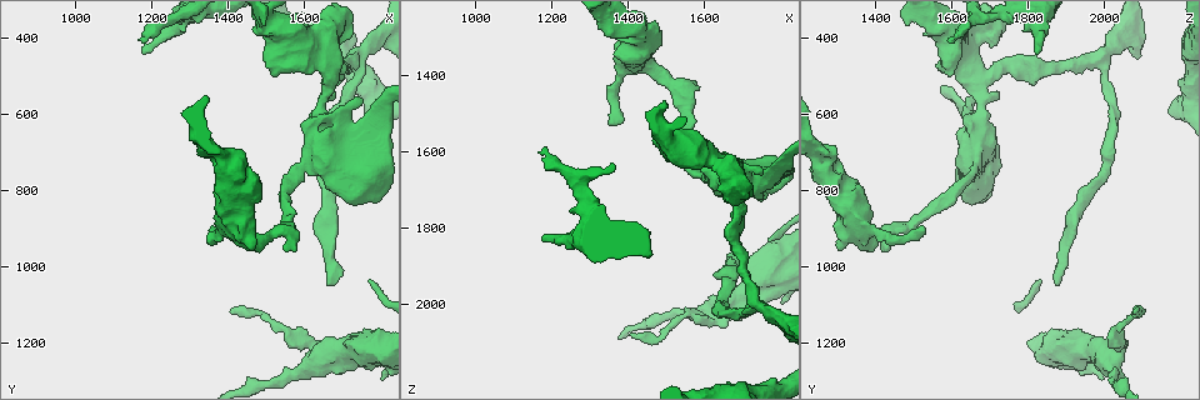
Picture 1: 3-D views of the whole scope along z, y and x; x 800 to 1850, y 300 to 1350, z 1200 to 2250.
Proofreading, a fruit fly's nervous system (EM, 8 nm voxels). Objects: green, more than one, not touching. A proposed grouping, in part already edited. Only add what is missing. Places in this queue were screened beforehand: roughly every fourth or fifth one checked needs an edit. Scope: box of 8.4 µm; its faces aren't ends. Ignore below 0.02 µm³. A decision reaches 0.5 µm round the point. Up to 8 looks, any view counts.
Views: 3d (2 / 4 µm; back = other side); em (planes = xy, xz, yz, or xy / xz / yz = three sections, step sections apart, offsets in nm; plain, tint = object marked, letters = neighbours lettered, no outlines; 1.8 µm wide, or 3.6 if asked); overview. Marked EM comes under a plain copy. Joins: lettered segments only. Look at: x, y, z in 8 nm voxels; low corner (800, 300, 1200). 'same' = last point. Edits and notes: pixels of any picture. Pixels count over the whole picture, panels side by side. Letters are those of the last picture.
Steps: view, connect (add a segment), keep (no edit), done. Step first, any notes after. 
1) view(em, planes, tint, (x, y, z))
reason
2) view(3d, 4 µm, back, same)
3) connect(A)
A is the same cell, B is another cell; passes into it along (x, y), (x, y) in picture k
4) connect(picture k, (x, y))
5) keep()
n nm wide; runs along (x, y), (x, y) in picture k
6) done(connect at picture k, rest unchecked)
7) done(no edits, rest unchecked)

view(3d, 4 µm, (1180, 405, 1580))
branch stops here

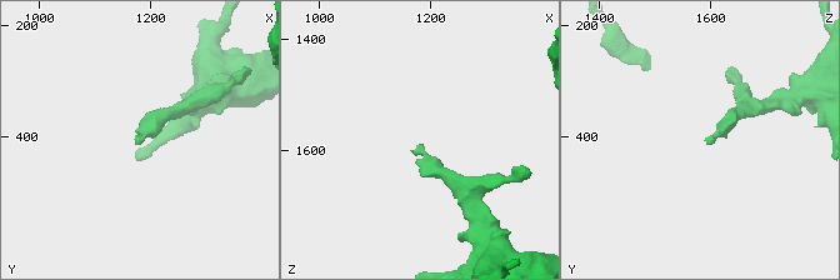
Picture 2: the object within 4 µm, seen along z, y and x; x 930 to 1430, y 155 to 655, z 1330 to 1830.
view(em, xy, step 16, tint, (1185, 400, 1590))

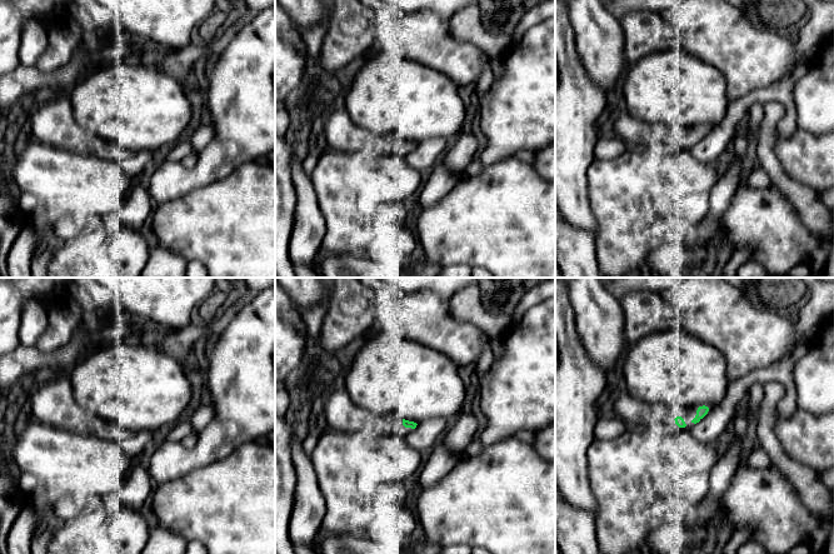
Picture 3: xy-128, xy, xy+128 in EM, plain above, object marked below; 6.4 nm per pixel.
view(em, planes, letters, same)

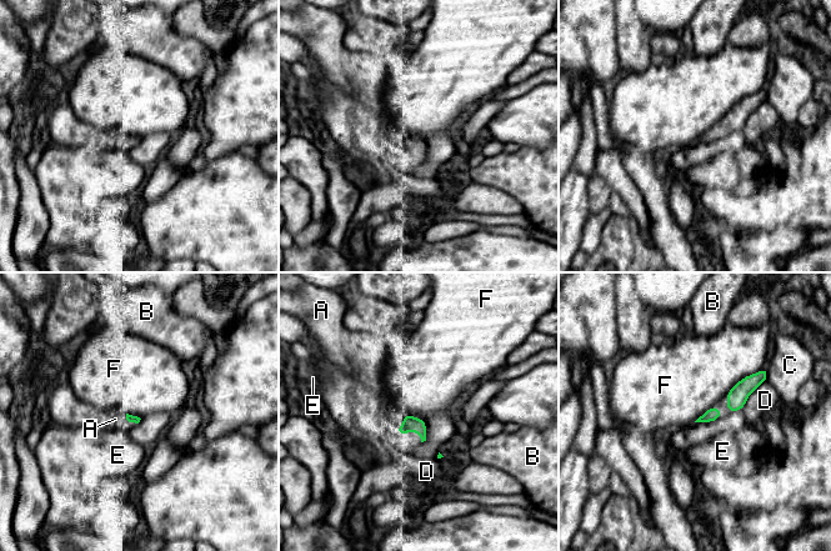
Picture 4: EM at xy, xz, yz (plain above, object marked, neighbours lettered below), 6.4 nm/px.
connect(A)
A is the same cell, B, C, D, E and F are other cells; it goes on there

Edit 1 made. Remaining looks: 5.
view(overview)

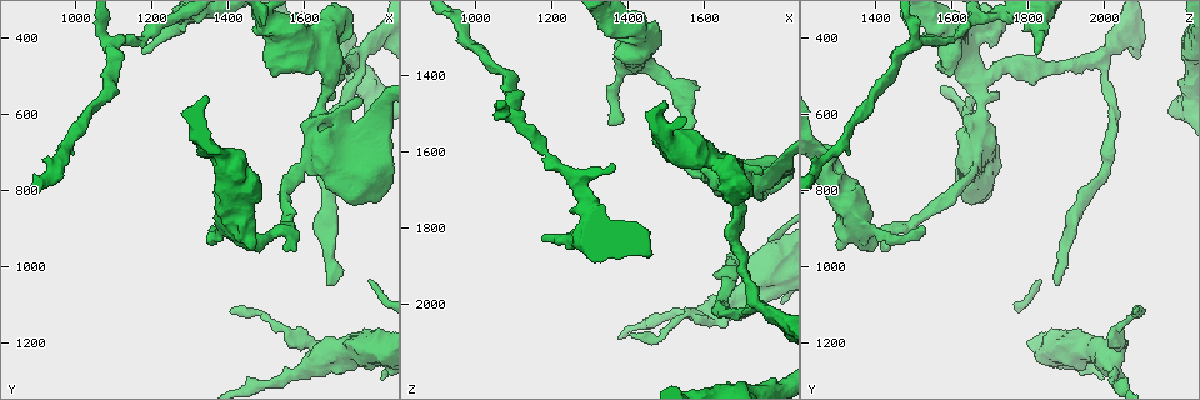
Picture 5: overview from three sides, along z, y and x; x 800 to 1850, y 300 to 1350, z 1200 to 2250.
view(3d, 2 µm, (1405, 1115, 2080))
free end

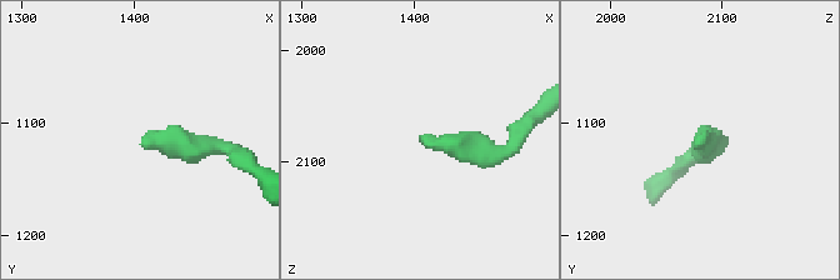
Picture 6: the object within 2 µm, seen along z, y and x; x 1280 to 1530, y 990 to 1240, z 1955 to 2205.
view(em, planes, letters, (1410, 1118, 2080))

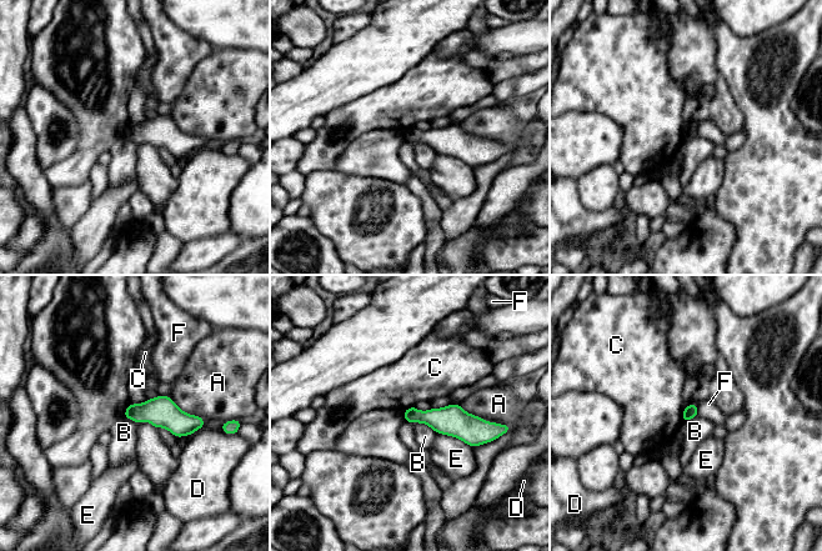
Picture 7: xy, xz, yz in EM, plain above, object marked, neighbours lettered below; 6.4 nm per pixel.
keep()
90 nm wide; A, B, C, D, E and F are other cells; runs along (406, 414), (484, 429) in picture 7; none of them fits

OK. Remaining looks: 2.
done(connect at picture 4, rest unchecked)

